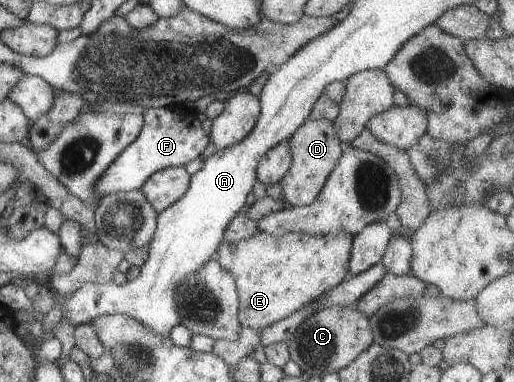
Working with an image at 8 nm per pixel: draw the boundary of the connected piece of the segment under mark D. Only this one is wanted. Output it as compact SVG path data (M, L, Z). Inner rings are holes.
M305 120L289 139L292 164L280 181L283 200L287 205L306 206L315 201L317 194L325 185L329 174L345 150L344 143L337 135L331 120Z

